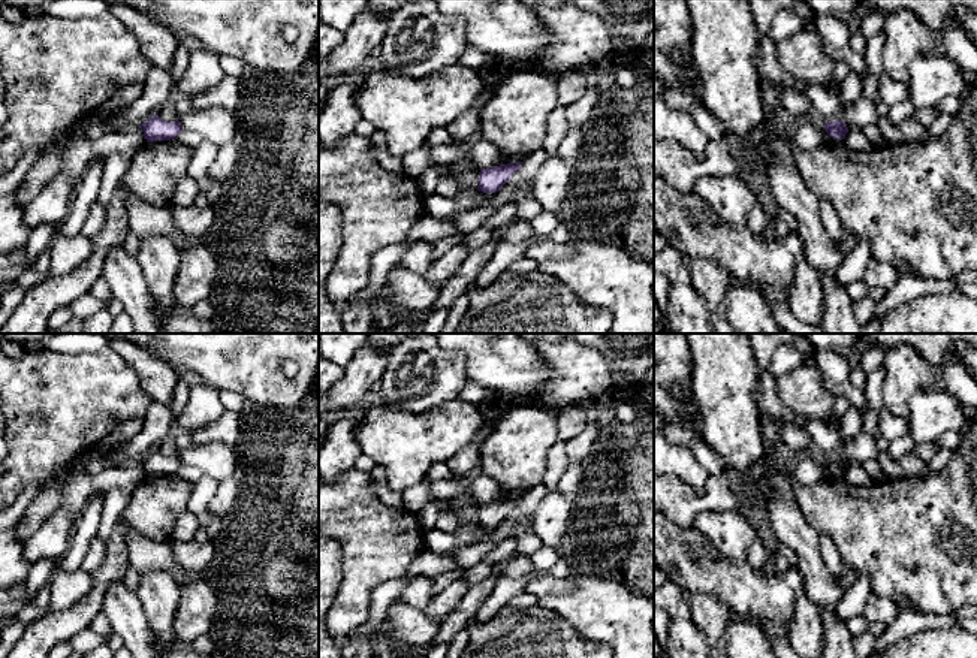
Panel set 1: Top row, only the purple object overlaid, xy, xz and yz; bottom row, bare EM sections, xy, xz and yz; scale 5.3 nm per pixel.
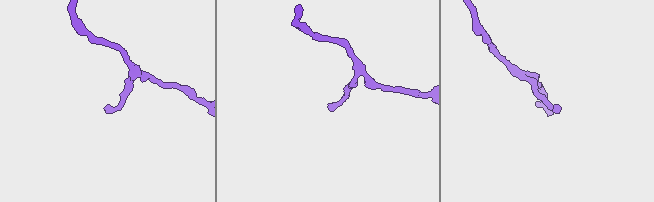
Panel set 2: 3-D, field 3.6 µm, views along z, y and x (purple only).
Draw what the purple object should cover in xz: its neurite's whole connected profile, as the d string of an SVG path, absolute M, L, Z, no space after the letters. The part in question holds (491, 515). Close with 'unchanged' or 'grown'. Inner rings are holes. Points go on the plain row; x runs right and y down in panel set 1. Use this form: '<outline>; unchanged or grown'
M524 496L491 501L479 507L477 525L483 528L497 528L516 505L521 504Z; unchanged

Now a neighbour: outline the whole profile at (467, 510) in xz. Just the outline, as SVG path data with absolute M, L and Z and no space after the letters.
M468 494L452 499L450 502L446 502L444 499L434 499L431 504L438 508L438 513L444 511L456 514L461 525L477 525L480 504L476 502Z

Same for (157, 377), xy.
M109 339L109 345L139 375L144 392L157 404L174 407L174 390L181 372L169 362L124 339Z

